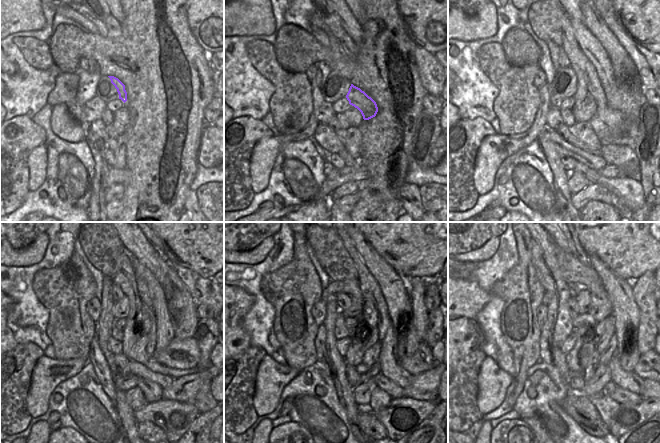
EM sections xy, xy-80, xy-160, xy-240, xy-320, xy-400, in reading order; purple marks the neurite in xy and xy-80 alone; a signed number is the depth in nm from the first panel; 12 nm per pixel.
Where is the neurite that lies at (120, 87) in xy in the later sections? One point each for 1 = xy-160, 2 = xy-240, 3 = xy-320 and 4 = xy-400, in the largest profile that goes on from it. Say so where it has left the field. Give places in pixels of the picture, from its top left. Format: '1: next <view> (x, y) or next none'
1: next xy-160 (611, 126)
2: next xy-240 (181, 354)
3: next xy-320 (422, 360)
4: next xy-400 (649, 366)

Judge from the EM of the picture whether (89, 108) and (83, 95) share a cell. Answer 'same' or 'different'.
different

